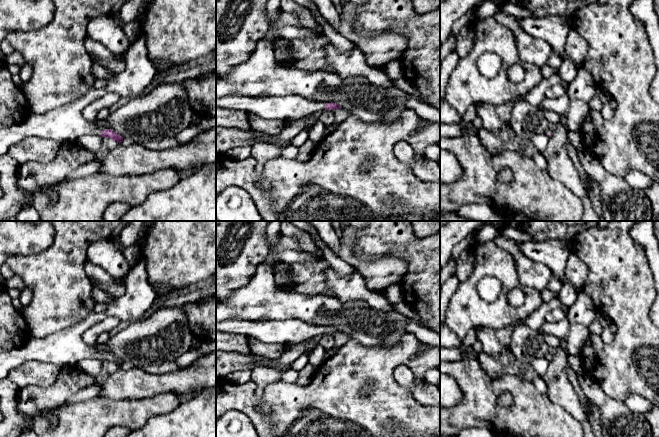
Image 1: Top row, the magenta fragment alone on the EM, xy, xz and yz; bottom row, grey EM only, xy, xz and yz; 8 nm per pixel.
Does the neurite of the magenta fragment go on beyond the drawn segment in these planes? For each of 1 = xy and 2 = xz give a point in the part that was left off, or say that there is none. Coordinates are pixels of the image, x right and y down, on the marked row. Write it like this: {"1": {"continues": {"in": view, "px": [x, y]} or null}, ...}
{"1": {"continues": {"in": "xy", "px": [65, 124]}}, "2": {"continues": {"in": "xz", "px": [288, 108]}}}

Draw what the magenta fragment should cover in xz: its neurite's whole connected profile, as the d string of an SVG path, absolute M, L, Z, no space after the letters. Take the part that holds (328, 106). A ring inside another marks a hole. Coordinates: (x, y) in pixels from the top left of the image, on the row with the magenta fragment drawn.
M230 94L226 97L216 98L216 107L240 110L253 113L267 120L282 120L287 123L309 116L314 112L334 110L337 108L342 109L342 107L336 103L310 101L307 98L298 95L246 97L240 94Z

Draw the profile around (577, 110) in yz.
M578 99L571 100L566 114L566 126L568 129L579 131L588 111L588 102Z

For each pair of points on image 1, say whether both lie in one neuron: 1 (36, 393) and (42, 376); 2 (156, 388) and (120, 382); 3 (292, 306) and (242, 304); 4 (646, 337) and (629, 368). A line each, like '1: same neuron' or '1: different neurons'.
1: different neurons
2: same neuron
3: same neuron
4: same neuron

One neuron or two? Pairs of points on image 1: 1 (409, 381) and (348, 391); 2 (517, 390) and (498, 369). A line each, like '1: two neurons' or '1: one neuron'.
1: two neurons
2: two neurons

